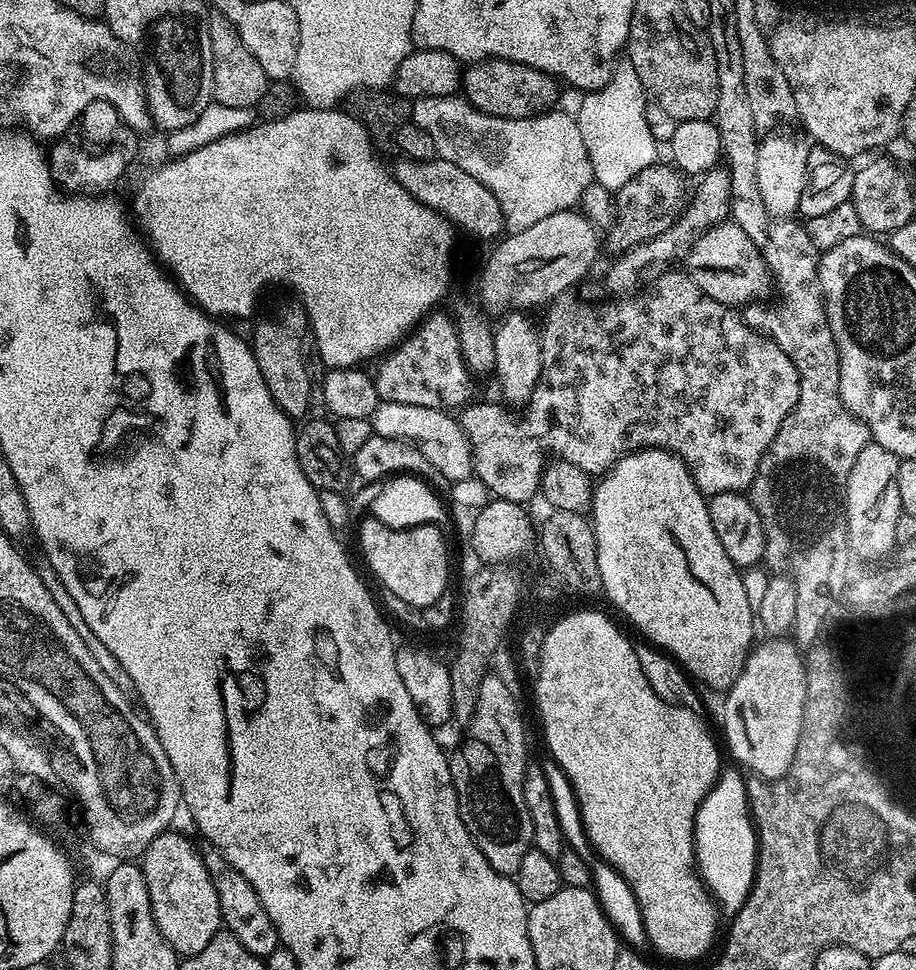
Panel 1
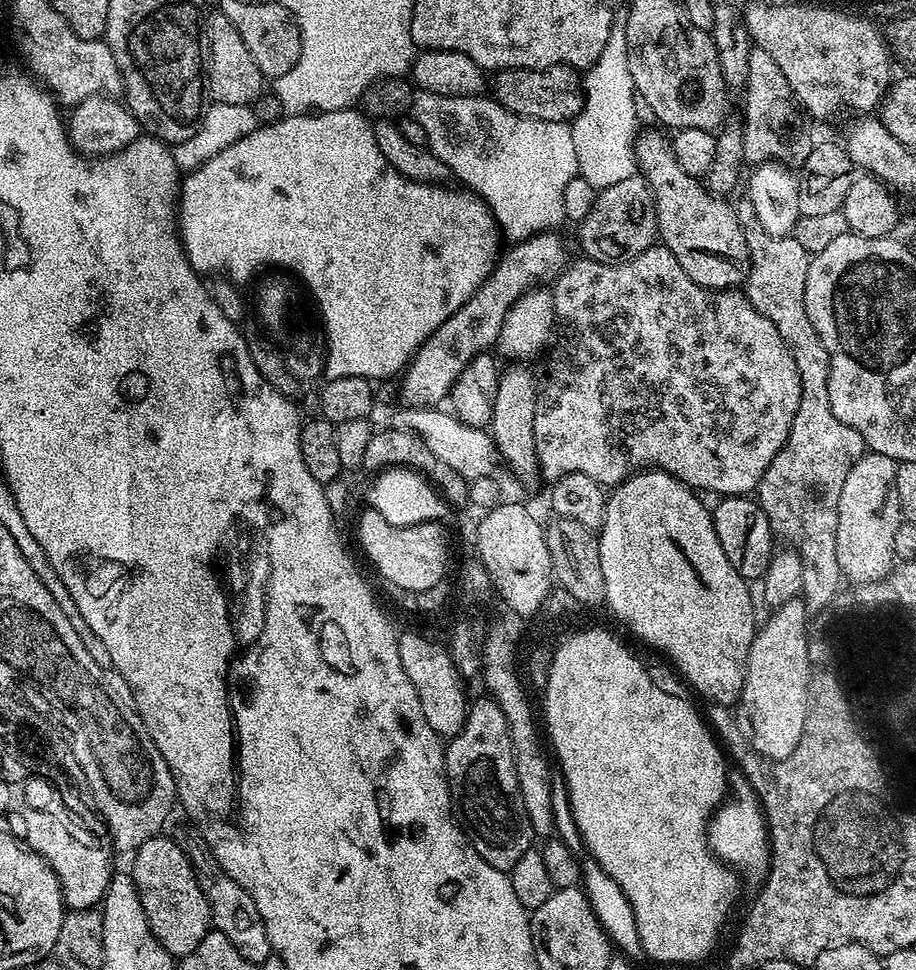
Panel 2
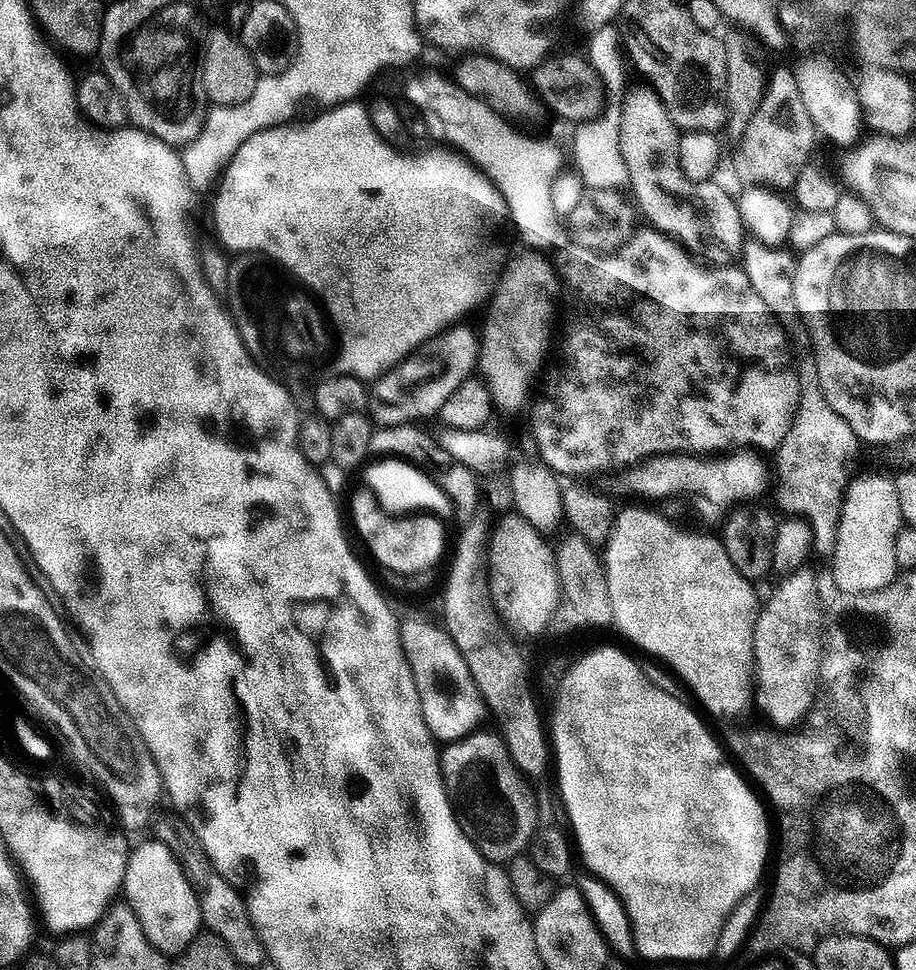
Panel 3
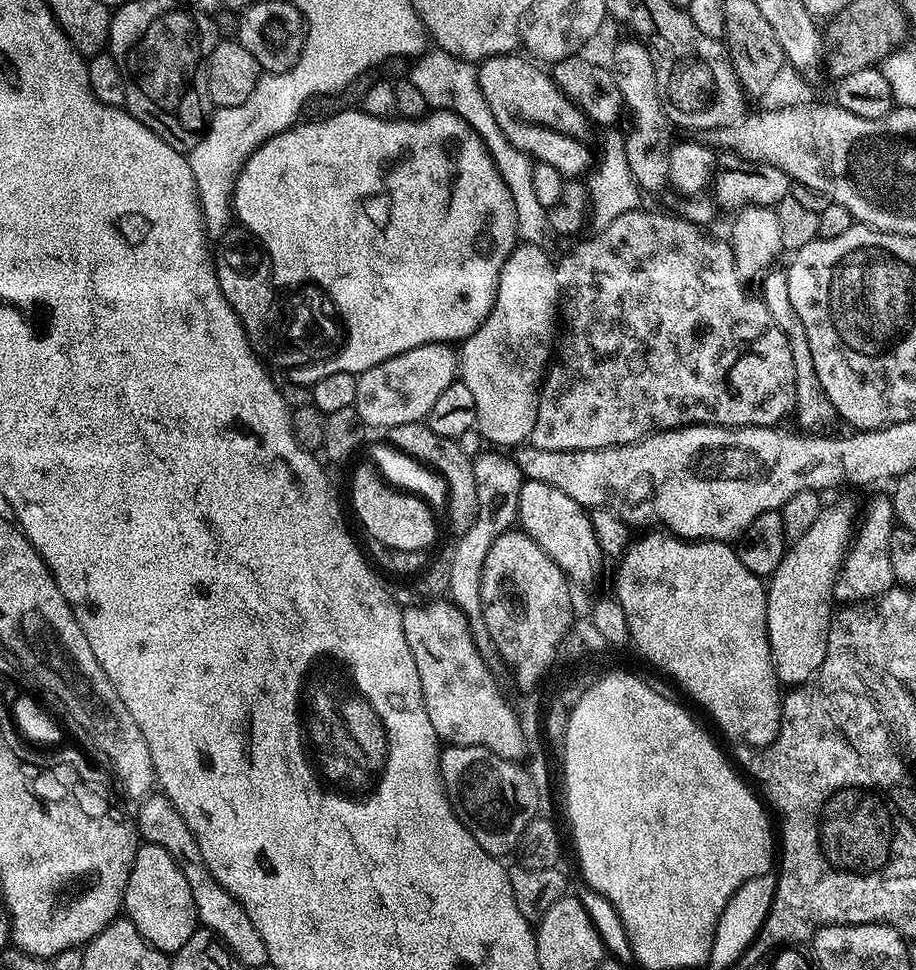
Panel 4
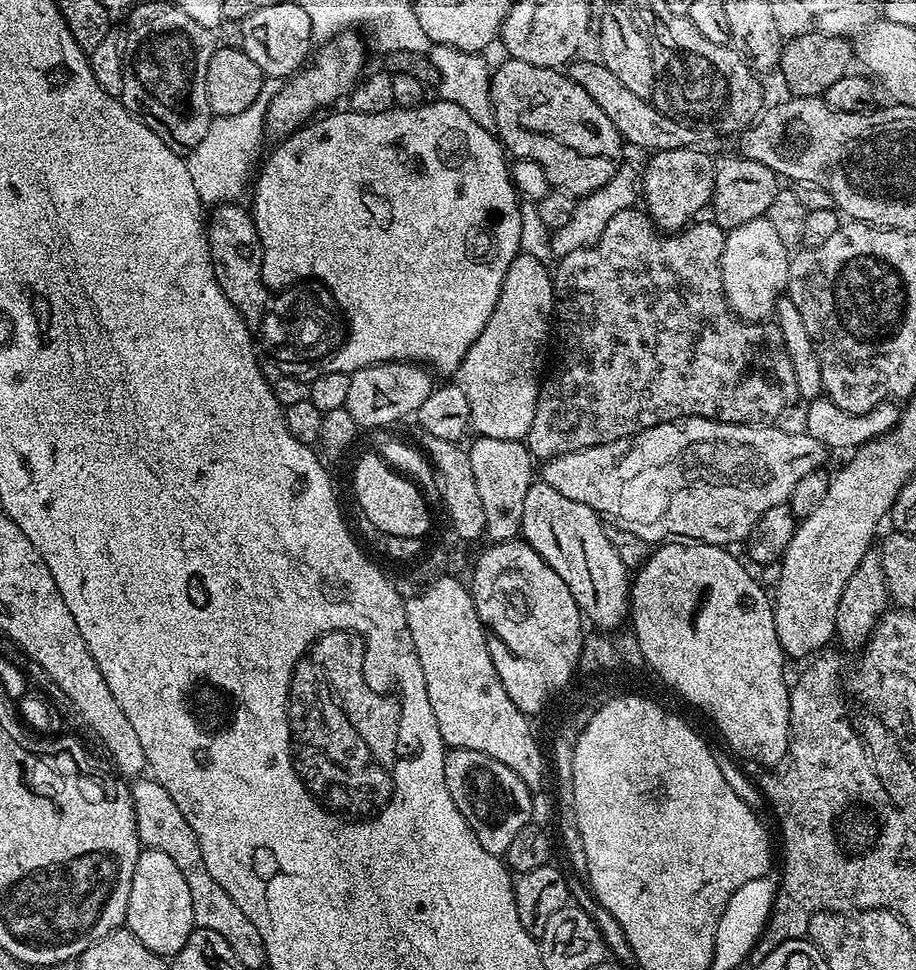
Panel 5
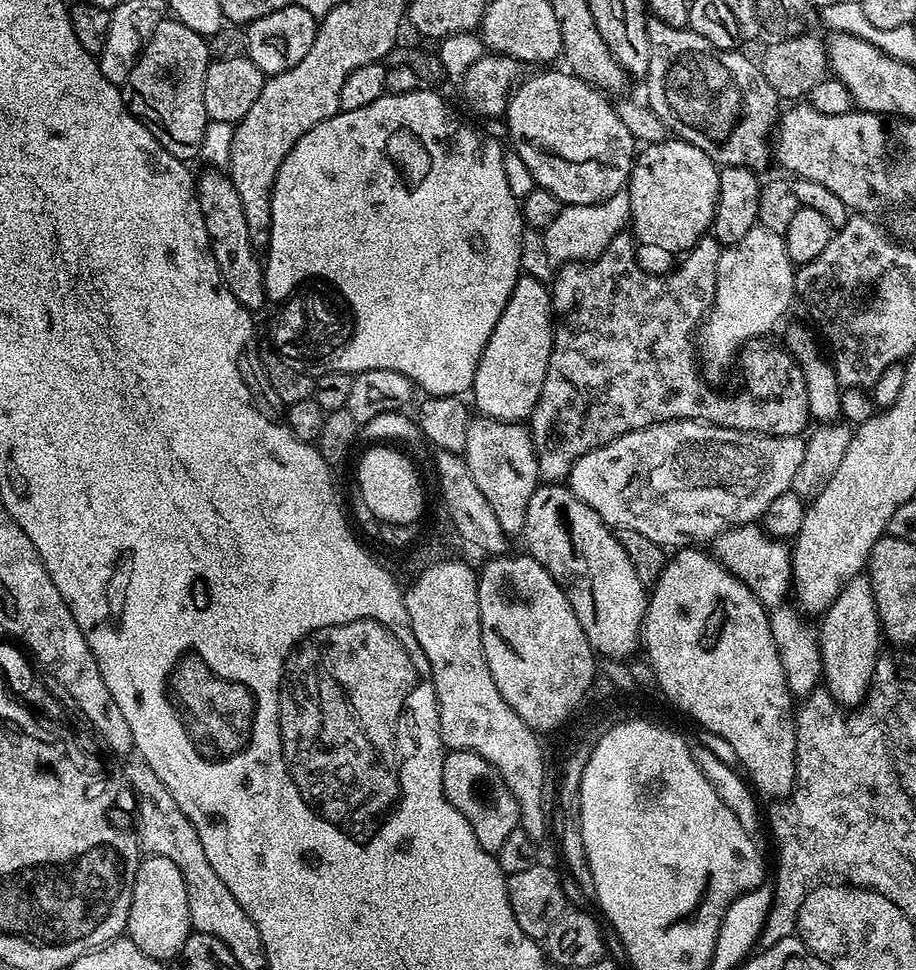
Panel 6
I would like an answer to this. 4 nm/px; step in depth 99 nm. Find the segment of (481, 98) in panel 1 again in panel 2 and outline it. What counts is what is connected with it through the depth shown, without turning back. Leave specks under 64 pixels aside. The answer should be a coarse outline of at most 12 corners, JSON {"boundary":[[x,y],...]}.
{"boundary":[[568,64],[505,68],[490,92],[520,116],[575,119],[581,73]]}

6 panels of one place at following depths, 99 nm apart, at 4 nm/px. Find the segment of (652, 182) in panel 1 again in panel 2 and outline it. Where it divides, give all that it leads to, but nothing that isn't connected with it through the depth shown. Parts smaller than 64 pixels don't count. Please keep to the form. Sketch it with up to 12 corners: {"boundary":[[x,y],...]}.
{"boundary":[[643,174],[599,189],[578,222],[589,260],[621,264],[657,243]]}

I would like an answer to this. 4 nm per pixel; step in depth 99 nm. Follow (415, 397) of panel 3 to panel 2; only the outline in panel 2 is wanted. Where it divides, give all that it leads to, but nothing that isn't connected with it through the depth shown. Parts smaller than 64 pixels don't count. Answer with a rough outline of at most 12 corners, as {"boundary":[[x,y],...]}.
{"boundary":[[556,230],[513,243],[409,360],[401,405],[449,399],[520,296],[568,267]]}

